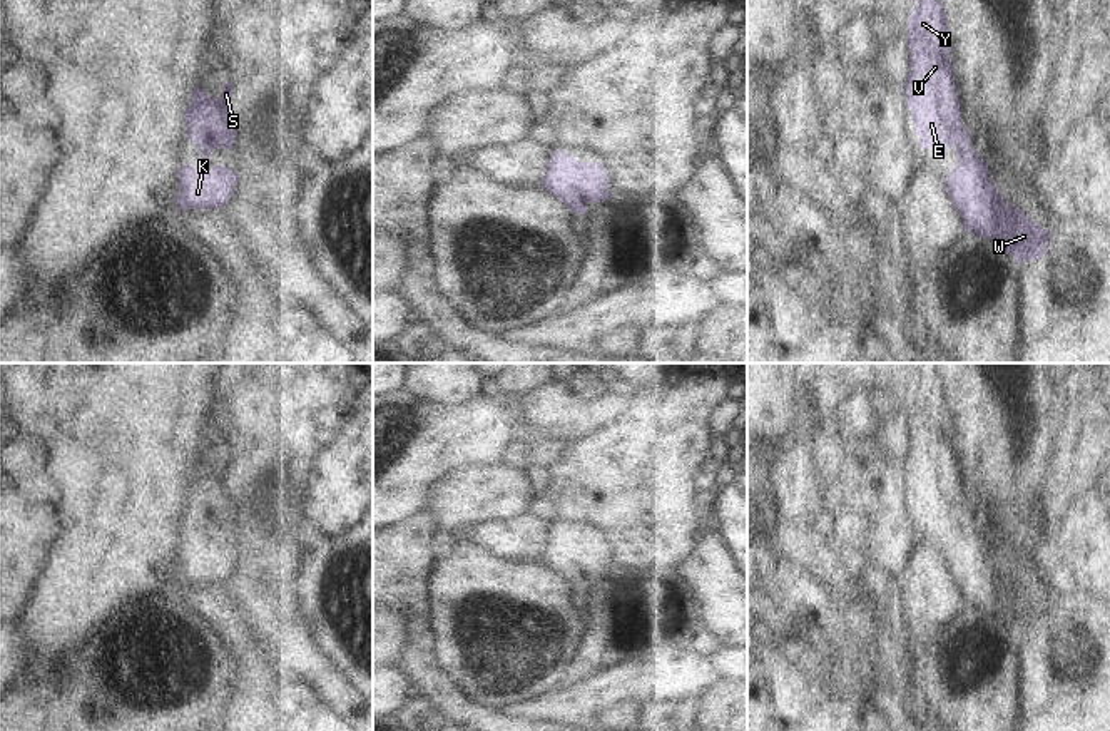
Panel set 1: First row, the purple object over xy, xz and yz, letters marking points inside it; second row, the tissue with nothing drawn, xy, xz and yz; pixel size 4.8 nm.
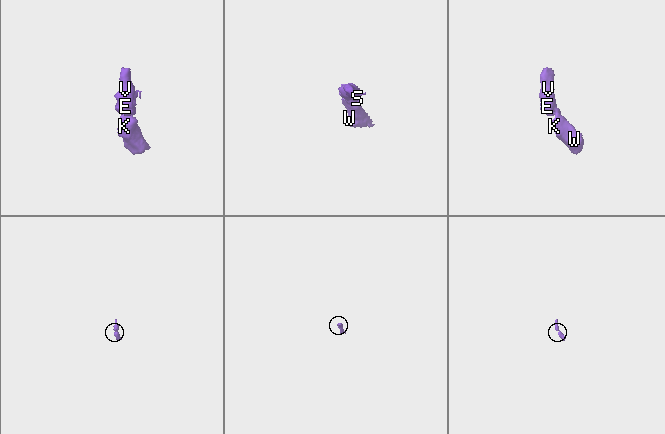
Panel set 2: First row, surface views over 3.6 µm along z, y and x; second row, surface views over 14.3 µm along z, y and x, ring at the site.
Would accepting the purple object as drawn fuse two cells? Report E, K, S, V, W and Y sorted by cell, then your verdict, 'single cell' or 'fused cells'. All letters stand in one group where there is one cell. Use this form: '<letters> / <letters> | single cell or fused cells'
E K S V W Y | single cell

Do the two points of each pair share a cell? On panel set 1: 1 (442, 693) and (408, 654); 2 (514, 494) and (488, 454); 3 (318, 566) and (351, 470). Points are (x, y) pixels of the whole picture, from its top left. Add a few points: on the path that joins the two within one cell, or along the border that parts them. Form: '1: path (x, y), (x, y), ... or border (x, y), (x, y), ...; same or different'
1: path (432, 683), (417, 664); same
2: border (497, 460), (490, 465); different
3: border (355, 524), (340, 534), (318, 537); different

